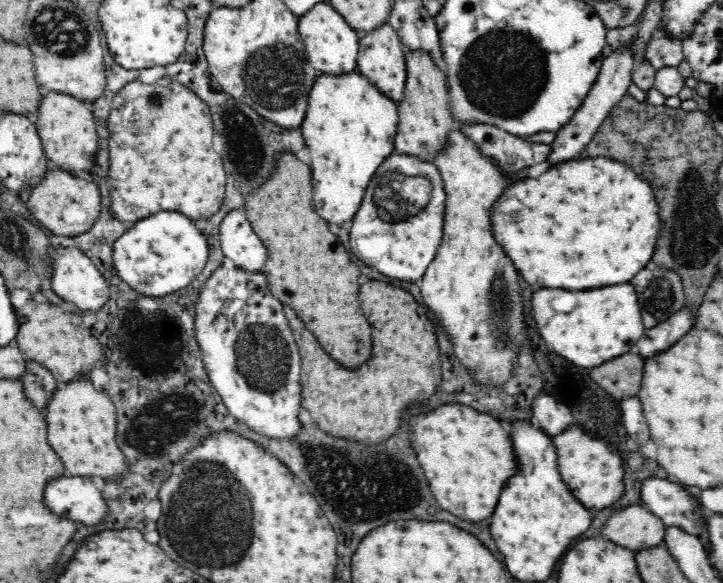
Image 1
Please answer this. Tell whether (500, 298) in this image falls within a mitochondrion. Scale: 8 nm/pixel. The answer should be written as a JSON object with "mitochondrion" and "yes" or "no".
{"mitochondrion":"yes"}

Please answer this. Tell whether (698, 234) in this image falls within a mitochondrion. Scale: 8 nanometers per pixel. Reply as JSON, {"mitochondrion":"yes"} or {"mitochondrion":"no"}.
{"mitochondrion":"yes"}

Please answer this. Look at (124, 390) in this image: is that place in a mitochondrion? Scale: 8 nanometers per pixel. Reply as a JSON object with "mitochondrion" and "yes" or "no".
{"mitochondrion":"no"}

